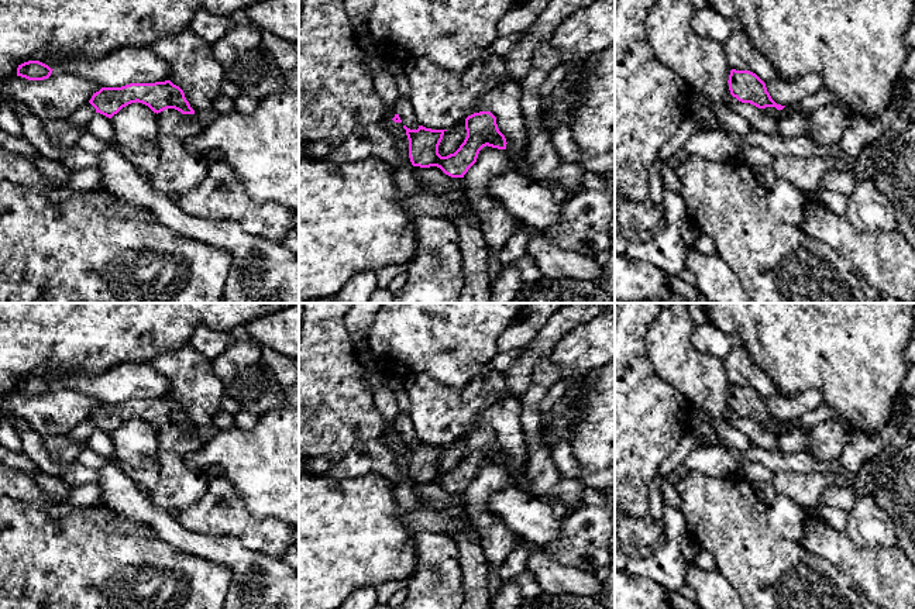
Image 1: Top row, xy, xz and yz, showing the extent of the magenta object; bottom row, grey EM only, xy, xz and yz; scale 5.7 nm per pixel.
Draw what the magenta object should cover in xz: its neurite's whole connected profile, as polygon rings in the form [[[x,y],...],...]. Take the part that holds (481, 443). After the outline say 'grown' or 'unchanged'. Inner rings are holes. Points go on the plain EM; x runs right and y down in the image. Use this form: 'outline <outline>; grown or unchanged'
outline [[[479,427],[465,434],[467,453],[460,464],[447,472],[438,469],[438,461],[447,445],[431,445],[419,441],[410,445],[403,441],[409,455],[409,474],[413,482],[437,482],[451,493],[464,493],[477,478],[484,462],[506,465],[506,454],[499,447],[496,433],[491,427]]]; unchanged

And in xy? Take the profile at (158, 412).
outline [[[171,396],[155,399],[130,399],[121,403],[102,403],[89,419],[109,434],[131,419],[142,419],[154,429],[175,424],[182,430],[195,430],[183,406]]]; unchanged

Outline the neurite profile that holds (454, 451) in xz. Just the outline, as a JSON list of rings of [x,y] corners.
[[[464,434],[458,440],[444,447],[443,455],[438,461],[438,469],[441,472],[454,469],[464,458],[465,453],[467,453],[467,445],[465,445],[465,434]]]

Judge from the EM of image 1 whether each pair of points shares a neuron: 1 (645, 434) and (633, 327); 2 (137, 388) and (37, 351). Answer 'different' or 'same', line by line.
1: same
2: different

